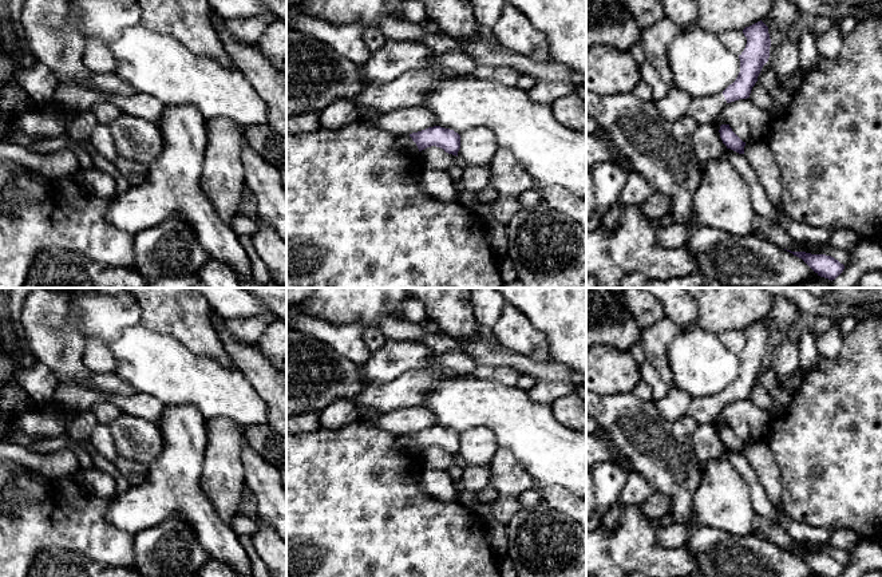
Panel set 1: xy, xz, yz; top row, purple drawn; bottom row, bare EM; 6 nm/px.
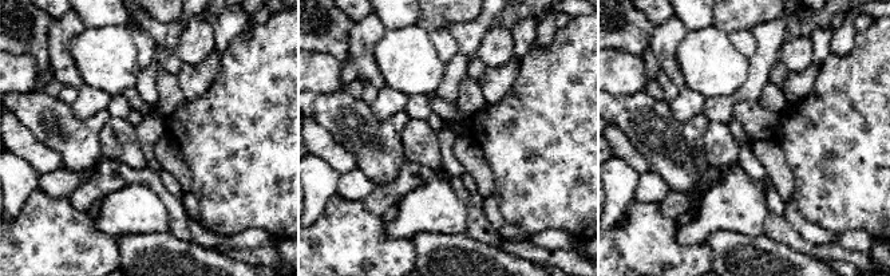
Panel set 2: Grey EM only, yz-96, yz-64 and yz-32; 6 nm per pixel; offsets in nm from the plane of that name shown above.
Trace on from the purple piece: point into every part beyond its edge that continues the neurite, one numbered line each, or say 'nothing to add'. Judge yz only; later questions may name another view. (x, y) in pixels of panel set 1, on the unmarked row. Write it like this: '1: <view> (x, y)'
1: yz (704, 410)

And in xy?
nothing to add

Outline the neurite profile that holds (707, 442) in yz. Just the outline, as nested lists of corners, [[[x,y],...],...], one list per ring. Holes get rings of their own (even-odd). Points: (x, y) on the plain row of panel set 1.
[[[713,423],[697,424],[692,432],[695,454],[704,466],[707,462],[717,459],[727,450],[720,438],[720,432]]]

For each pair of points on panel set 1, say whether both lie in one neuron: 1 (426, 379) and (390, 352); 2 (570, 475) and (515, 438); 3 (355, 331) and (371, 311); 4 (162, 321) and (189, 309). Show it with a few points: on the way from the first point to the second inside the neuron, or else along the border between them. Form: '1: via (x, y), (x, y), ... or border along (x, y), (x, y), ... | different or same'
1: border along (442, 370), (411, 368), (383, 383) | different
2: via (557, 462), (533, 438), (529, 438) | same
3: border along (328, 321), (333, 324), (358, 324), (363, 332) | different
4: via (169, 315), (173, 311), (182, 311) | same

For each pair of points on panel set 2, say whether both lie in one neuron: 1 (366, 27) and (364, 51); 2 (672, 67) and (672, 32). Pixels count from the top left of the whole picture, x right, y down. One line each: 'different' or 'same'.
1: same
2: same

